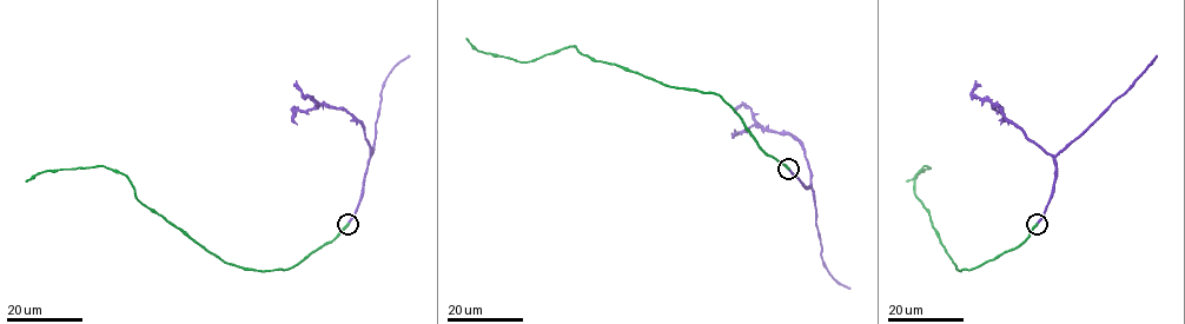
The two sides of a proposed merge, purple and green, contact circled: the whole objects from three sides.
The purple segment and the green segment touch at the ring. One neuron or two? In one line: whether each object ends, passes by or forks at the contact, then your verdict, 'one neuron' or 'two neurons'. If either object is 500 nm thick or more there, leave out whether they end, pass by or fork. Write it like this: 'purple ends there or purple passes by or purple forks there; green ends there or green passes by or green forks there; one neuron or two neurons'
purple ends there; green ends there; one neuron

